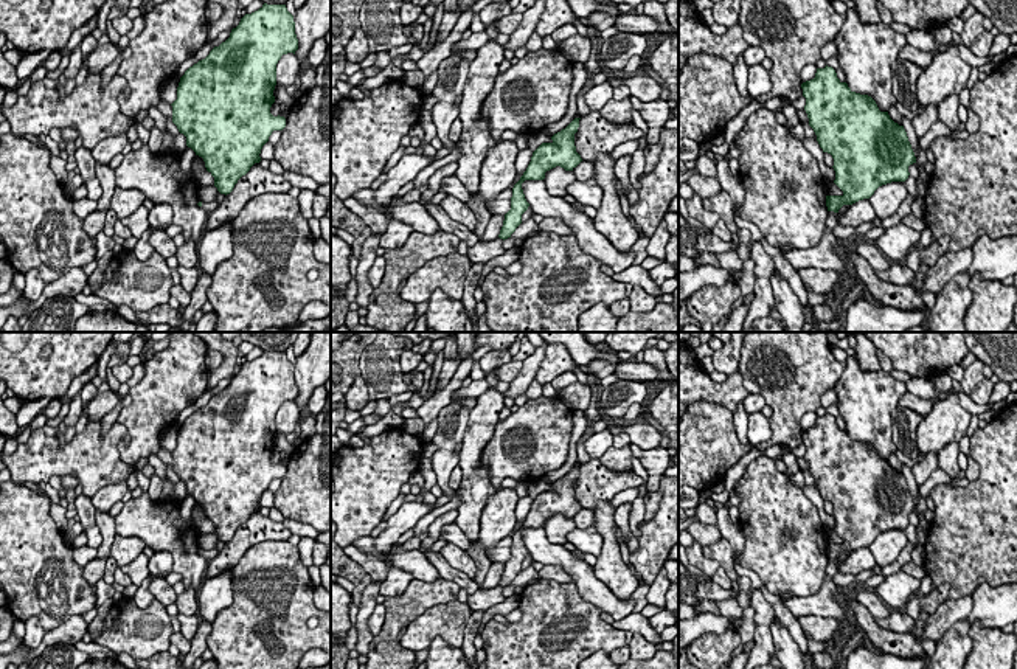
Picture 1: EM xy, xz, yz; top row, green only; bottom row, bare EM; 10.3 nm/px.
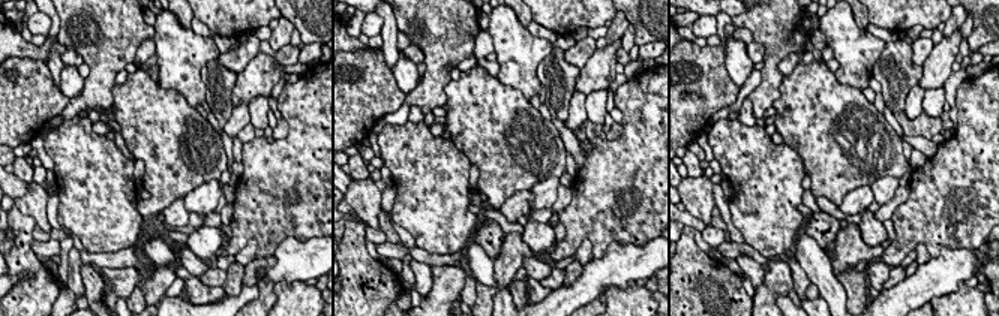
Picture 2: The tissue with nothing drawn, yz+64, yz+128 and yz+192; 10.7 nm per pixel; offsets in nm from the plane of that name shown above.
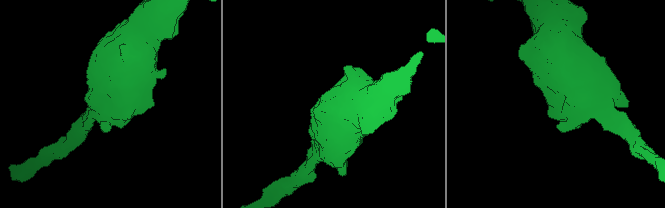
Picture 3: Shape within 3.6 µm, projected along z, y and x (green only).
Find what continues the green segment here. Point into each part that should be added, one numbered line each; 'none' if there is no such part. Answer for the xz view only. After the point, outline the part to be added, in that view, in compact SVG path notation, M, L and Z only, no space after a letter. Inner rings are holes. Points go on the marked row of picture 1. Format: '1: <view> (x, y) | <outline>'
none

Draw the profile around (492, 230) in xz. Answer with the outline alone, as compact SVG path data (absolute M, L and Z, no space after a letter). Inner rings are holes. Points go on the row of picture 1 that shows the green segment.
M492 214L481 241L491 242L497 239L503 227L503 220L505 220L505 214Z

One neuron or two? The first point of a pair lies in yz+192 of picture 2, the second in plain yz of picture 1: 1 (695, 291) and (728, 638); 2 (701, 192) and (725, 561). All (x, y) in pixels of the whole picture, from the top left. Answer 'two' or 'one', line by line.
1: one
2: one

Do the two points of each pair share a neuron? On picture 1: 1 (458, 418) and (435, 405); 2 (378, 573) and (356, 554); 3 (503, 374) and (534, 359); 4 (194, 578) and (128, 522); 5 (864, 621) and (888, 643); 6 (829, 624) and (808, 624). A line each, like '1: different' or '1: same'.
1: different
2: same
3: different
4: same
5: same
6: same

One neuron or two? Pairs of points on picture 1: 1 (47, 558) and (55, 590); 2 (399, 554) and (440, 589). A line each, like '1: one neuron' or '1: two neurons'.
1: one neuron
2: two neurons

